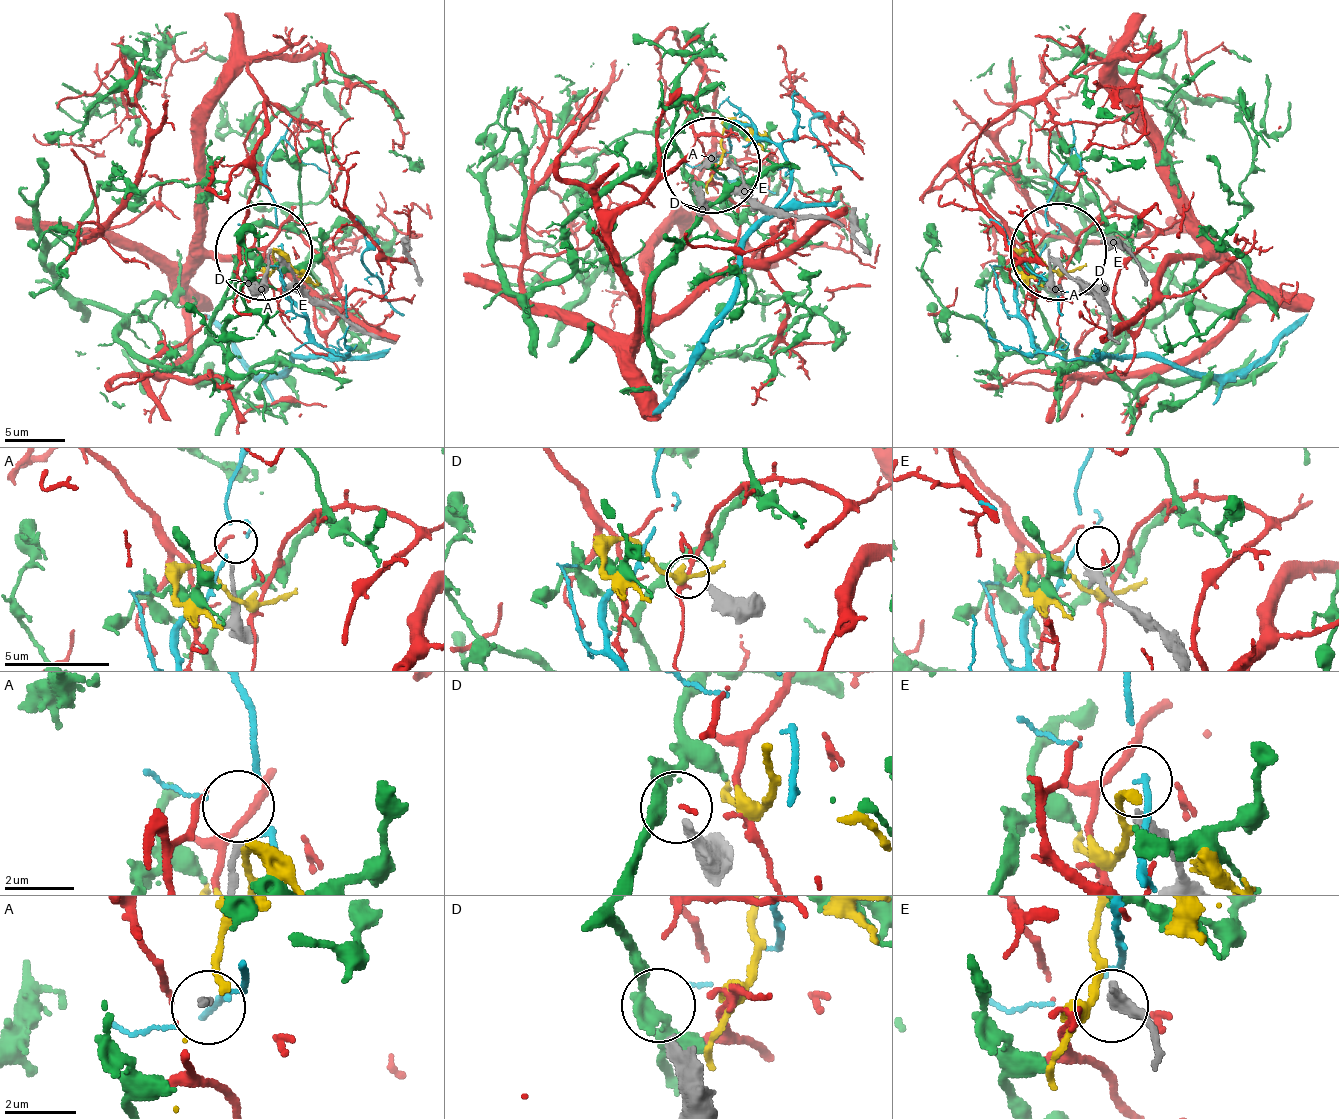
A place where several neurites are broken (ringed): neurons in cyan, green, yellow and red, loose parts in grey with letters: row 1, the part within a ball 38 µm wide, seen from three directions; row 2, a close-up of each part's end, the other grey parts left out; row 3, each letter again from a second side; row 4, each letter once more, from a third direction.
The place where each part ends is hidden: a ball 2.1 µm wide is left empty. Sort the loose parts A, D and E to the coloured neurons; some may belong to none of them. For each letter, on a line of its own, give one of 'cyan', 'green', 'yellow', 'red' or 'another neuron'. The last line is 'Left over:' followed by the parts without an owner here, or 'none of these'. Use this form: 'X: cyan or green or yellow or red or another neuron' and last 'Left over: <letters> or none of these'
A: another neuron
D: another neuron
E: another neuron
Left over: A, D, E

